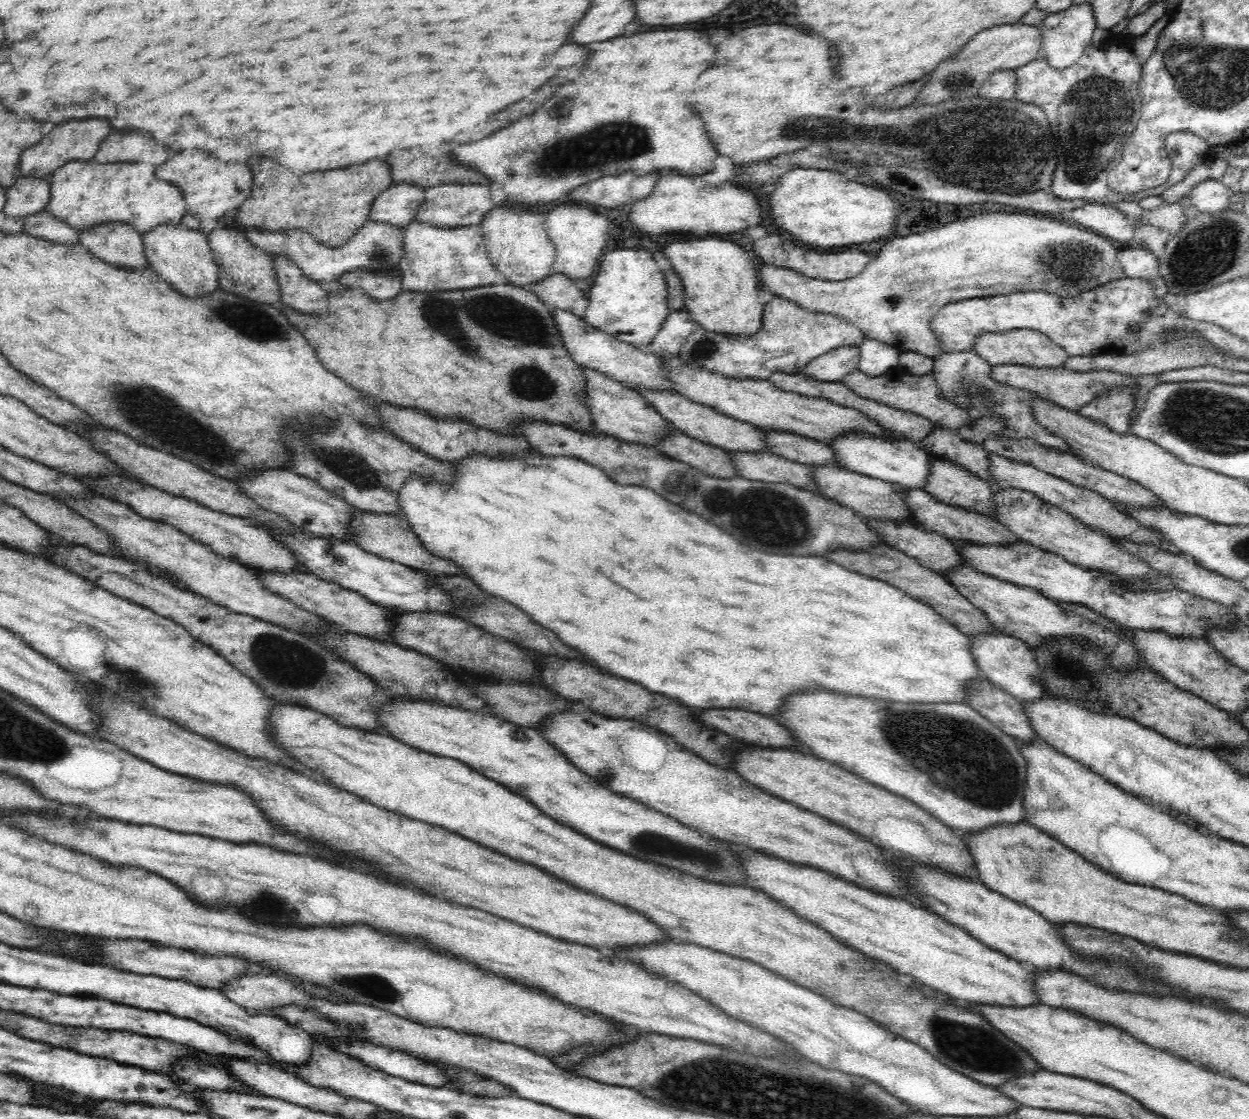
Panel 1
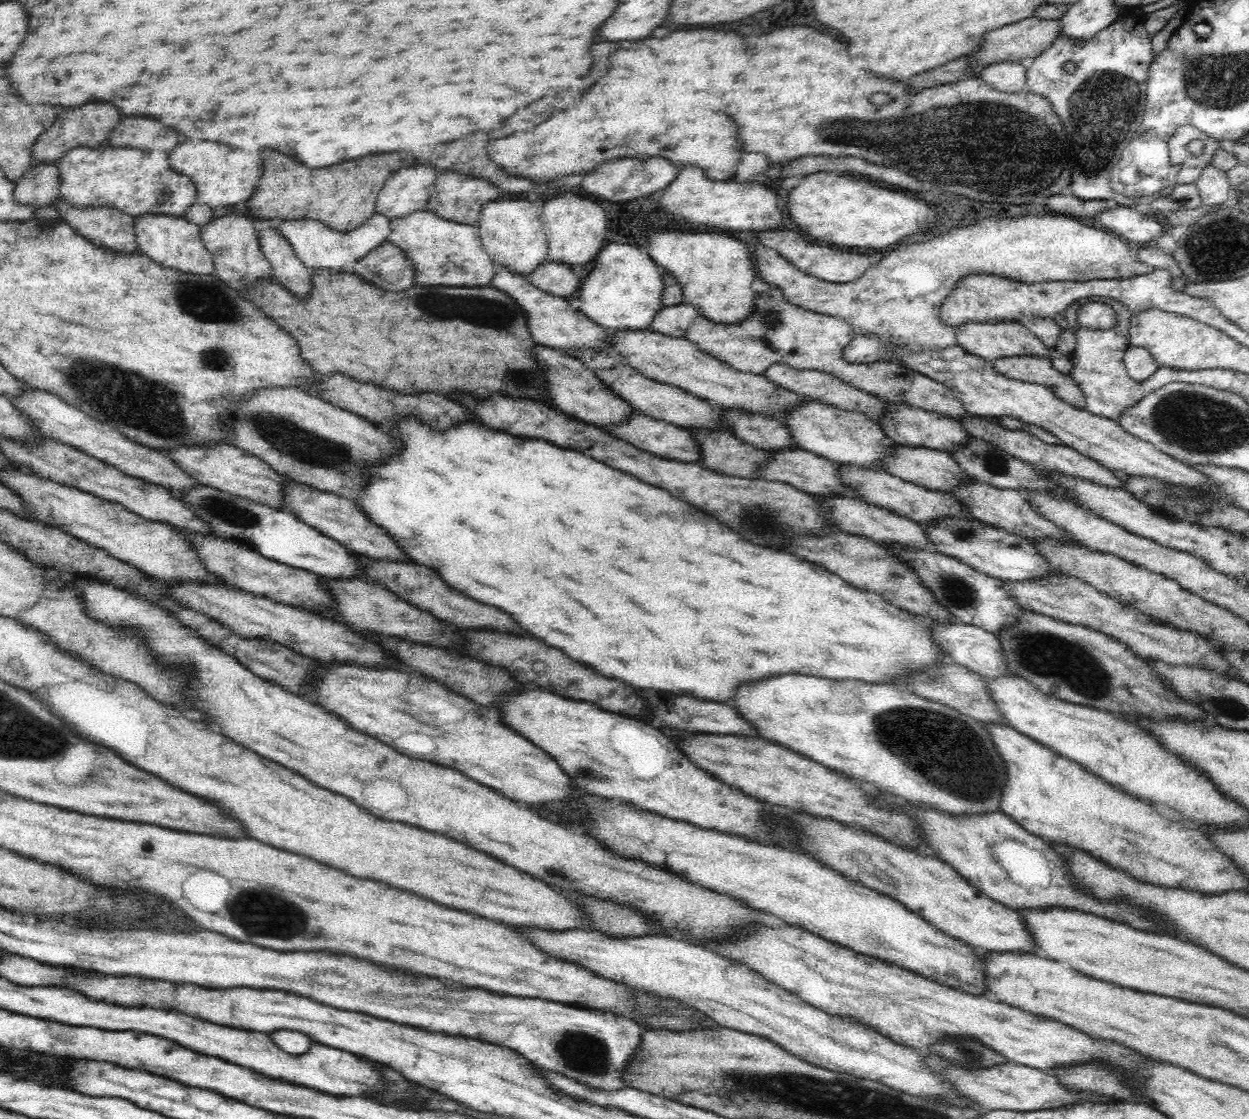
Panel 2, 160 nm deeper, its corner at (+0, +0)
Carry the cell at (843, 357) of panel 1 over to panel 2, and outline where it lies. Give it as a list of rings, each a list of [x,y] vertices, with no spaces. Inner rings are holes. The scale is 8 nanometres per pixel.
[[[856,335],[849,346],[846,346],[843,358],[846,362],[858,364],[884,364],[896,361],[902,367],[948,387],[962,401],[967,414],[978,417],[1013,416],[1022,423],[1034,424],[1046,429],[1058,438],[1059,444],[1077,450],[1107,469],[1130,476],[1155,478],[1168,484],[1181,484],[1189,488],[1195,486],[1201,488],[1203,492],[1211,492],[1215,498],[1226,497],[1223,490],[1212,483],[1206,475],[1164,454],[1150,443],[1132,436],[1116,421],[1068,404],[1058,398],[1049,386],[1006,378],[993,367],[992,362],[976,354],[970,354],[958,344],[946,348],[922,348],[914,351],[900,348],[874,335]]]

